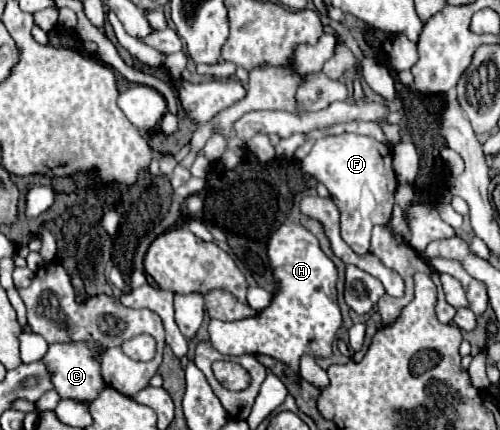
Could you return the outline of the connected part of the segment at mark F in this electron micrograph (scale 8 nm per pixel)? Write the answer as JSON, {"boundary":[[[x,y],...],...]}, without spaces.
{"boundary":[[[349,132],[325,136],[317,140],[311,152],[301,160],[301,168],[311,174],[317,182],[327,186],[333,204],[339,208],[341,238],[353,252],[367,254],[369,234],[375,224],[387,228],[399,244],[407,244],[407,240],[399,232],[391,230],[391,212],[395,202],[393,196],[397,190],[397,178],[391,166],[391,152],[383,142],[371,136],[359,136]]]}

